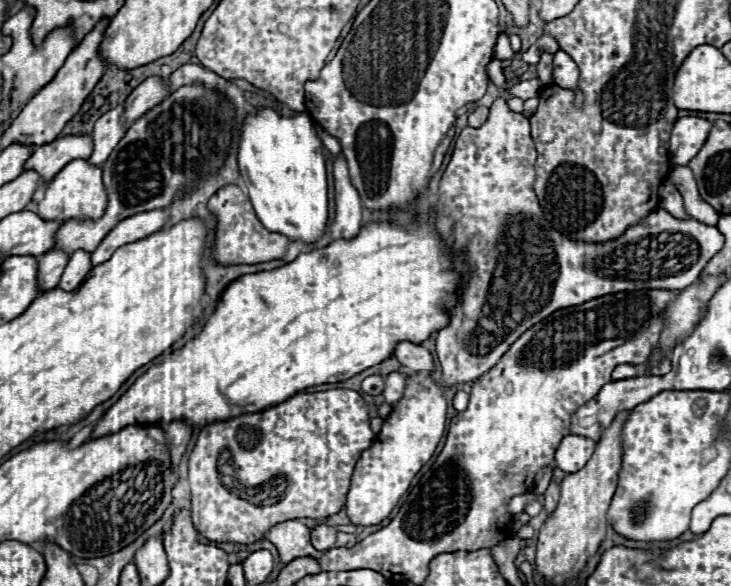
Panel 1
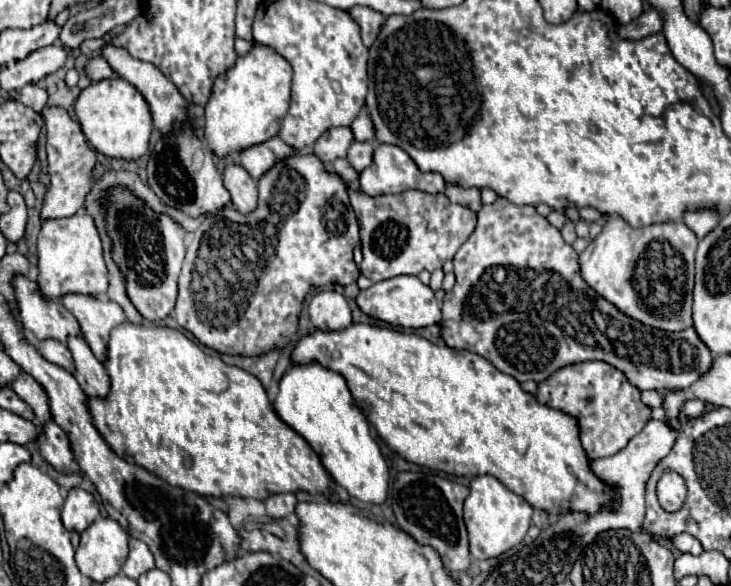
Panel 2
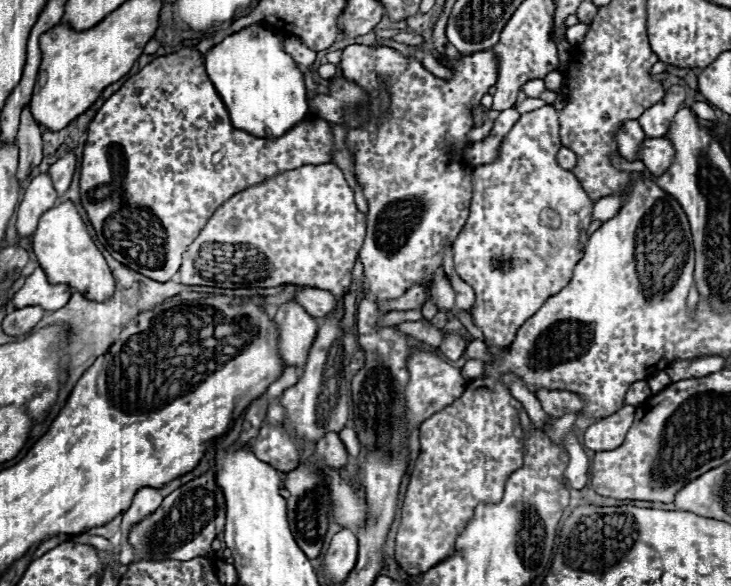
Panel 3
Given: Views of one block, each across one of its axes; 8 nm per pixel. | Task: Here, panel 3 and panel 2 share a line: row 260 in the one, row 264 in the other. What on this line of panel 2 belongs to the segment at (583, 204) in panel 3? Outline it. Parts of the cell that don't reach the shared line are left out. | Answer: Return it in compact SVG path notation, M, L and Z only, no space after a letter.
M506 198L482 206L474 234L454 256L454 274L456 284L446 292L442 302L442 340L450 348L480 354L520 384L526 380L542 382L566 364L602 360L622 370L630 384L640 390L682 390L696 382L712 364L712 354L694 328L682 332L656 330L628 318L608 300L598 296L582 280L574 248L564 242L560 230L540 216L534 206L516 206Z

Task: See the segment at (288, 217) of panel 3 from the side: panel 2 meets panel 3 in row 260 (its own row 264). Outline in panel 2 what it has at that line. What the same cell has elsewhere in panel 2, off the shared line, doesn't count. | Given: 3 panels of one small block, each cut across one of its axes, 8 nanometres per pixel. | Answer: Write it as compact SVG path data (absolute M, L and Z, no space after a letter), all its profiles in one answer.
M294 154L280 160L258 180L258 192L260 202L252 214L244 216L236 208L226 206L206 216L190 236L178 278L176 322L202 344L224 354L256 356L274 346L284 346L296 334L298 314L310 288L328 284L348 286L360 276L352 260L352 250L360 242L358 220L342 178L328 172L320 158L314 154Z

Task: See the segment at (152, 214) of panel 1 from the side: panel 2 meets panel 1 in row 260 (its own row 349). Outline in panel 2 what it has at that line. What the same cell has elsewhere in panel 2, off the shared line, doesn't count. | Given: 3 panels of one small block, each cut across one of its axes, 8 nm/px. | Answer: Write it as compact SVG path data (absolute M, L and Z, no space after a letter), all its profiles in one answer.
M64 294L62 304L76 316L82 336L86 344L92 348L94 356L100 362L104 362L110 330L126 322L122 308L118 308L118 304L106 298L96 298L86 294Z

